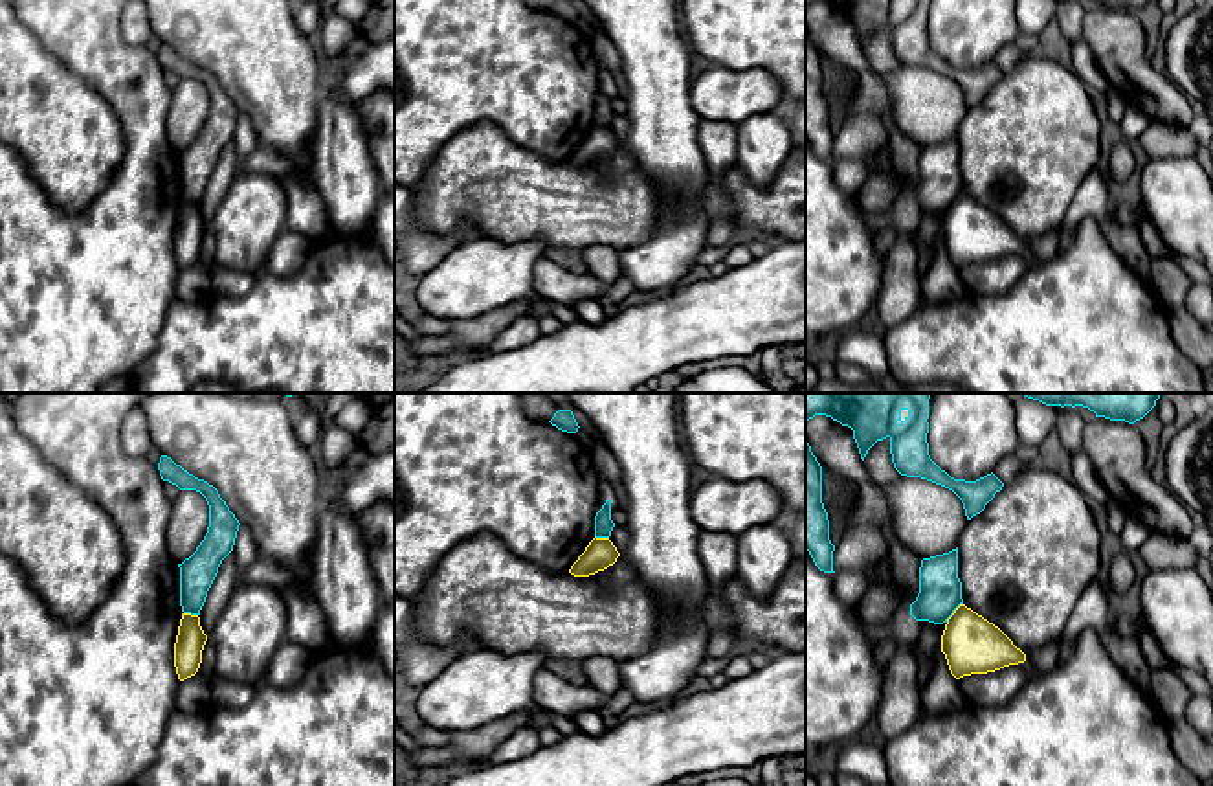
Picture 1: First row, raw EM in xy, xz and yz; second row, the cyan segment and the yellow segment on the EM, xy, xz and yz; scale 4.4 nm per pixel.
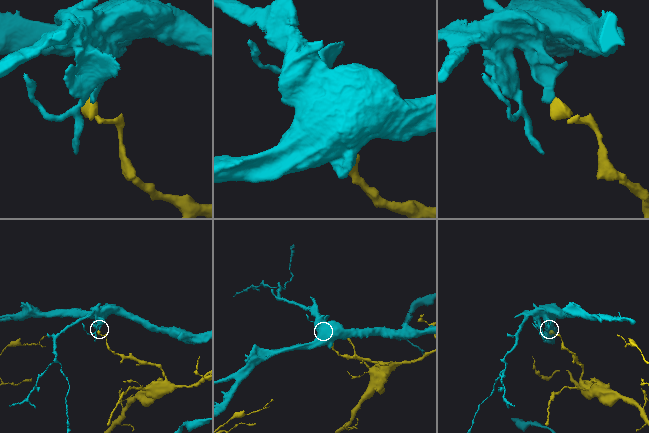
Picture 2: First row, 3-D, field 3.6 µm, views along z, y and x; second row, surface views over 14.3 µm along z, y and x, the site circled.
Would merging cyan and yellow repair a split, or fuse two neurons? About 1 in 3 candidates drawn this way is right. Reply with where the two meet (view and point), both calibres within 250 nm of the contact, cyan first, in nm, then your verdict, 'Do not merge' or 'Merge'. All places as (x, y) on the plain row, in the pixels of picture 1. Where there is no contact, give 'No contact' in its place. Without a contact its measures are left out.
Touches cyan at yz (953, 201). Thickness 190 nm (cyan) against 260 nm. Do not merge

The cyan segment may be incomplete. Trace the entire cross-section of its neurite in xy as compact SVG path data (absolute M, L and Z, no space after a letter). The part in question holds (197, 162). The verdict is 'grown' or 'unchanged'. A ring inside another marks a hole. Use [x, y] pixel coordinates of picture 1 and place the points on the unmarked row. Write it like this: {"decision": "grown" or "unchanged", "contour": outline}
{"decision": "unchanged", "contour": "M161 44L158 59L163 70L180 79L200 81L209 94L209 116L204 129L189 147L178 152L182 200L200 204L222 149L233 140L240 112L213 73L195 66L171 46Z"}

